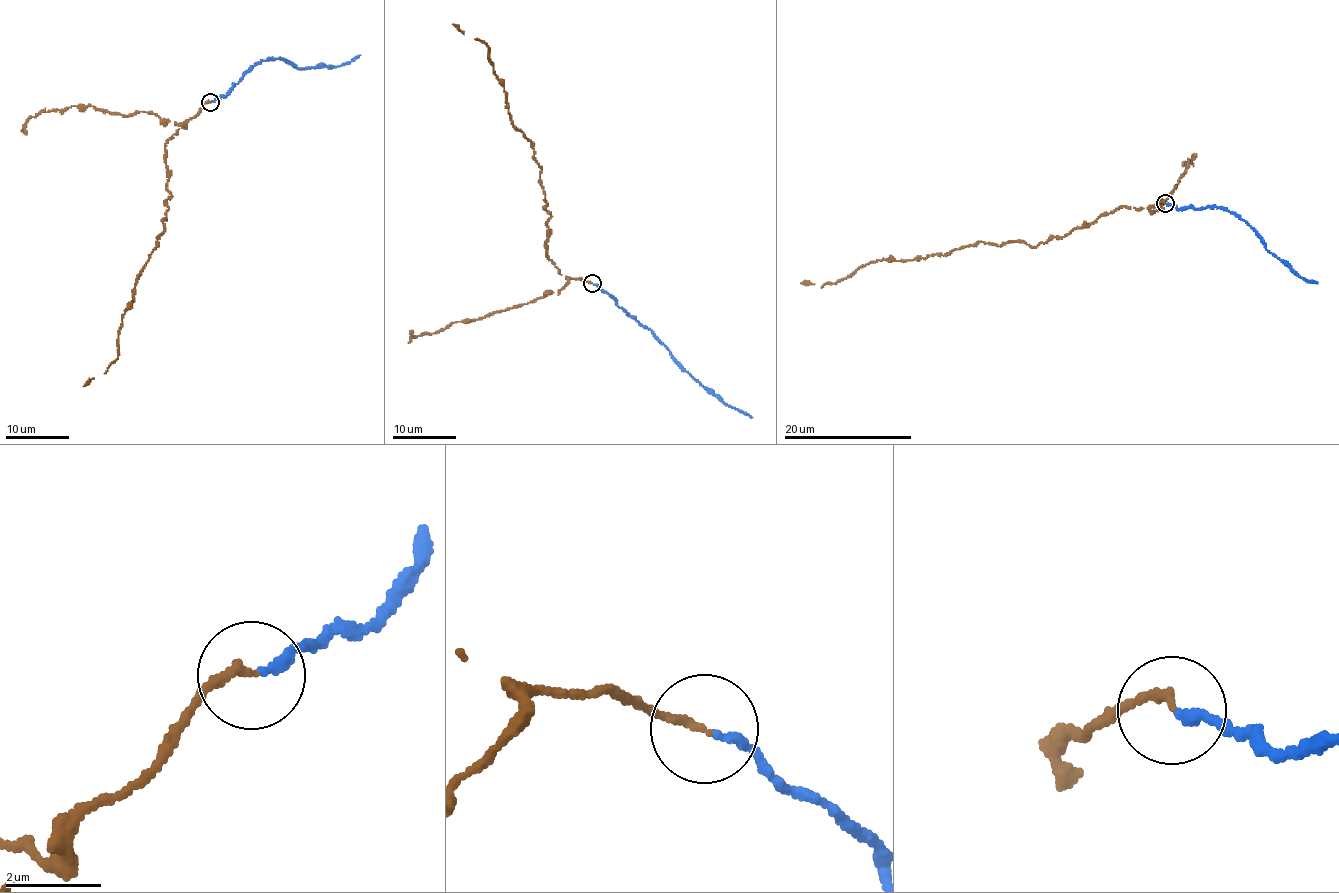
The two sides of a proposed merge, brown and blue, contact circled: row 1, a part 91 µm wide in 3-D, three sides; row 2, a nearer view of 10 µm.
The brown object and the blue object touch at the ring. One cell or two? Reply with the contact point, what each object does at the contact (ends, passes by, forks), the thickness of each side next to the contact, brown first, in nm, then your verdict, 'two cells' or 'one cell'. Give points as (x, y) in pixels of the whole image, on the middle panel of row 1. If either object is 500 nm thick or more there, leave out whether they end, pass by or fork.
place (592, 283); brown ends; blue ends; calibres 170 and 190 nm; one cell

